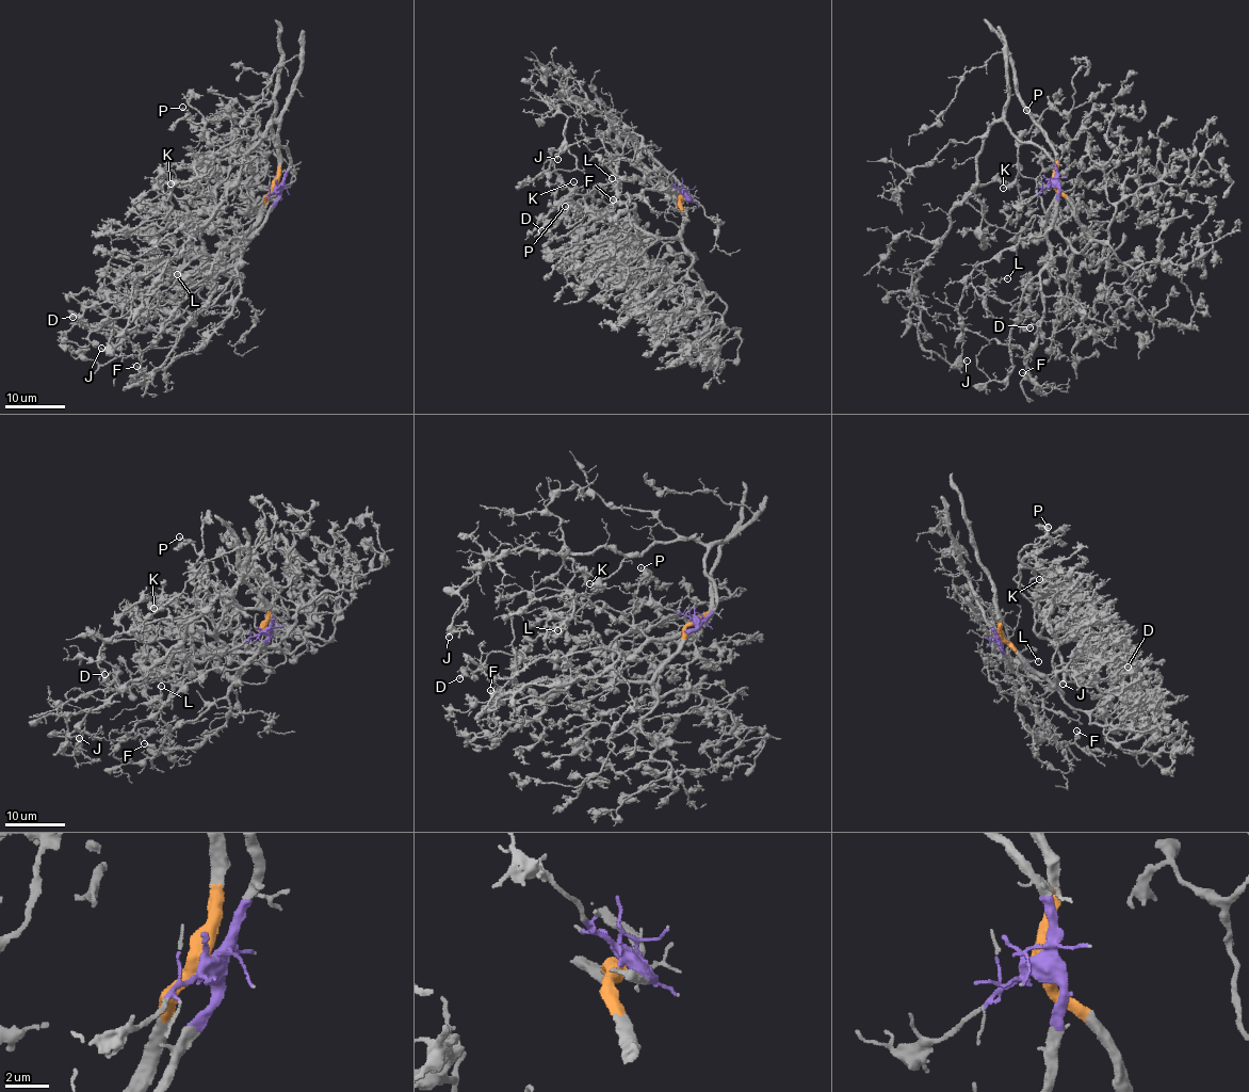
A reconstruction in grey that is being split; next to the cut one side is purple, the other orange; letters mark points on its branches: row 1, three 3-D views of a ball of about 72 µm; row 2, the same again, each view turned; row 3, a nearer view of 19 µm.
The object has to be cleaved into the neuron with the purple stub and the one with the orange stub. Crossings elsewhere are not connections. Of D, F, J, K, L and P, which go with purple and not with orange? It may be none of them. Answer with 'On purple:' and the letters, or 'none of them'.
On purple: F, J, L

